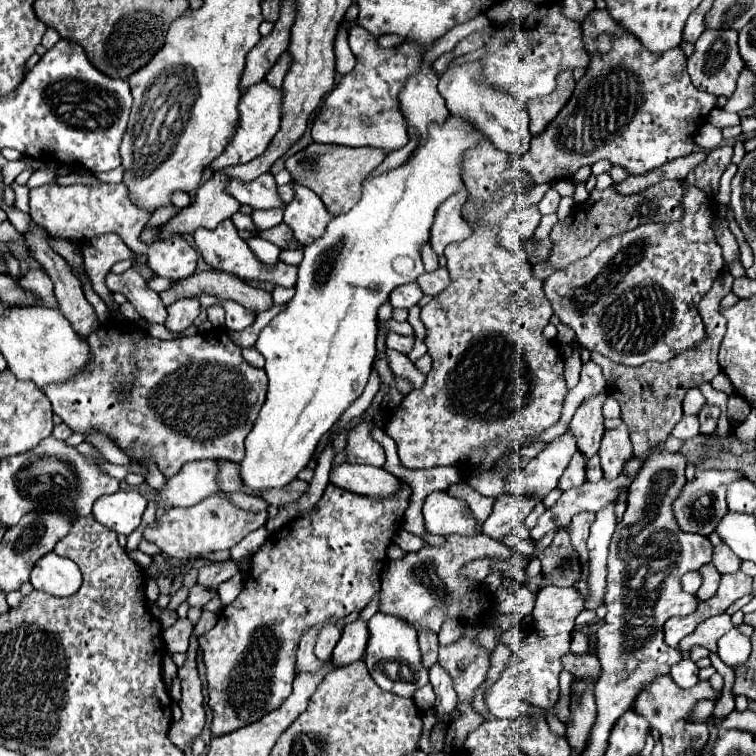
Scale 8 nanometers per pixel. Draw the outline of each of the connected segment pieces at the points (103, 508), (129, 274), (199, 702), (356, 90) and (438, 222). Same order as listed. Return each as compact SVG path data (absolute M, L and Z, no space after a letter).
M119 490L115 494L101 496L93 506L93 514L97 522L109 530L129 536L141 524L145 506L147 500L137 490Z
M129 268L123 274L113 274L109 272L105 276L105 286L111 292L121 292L127 296L127 300L135 306L139 316L147 322L165 322L167 308L163 306L159 294L147 286L143 276L139 274L137 268Z
M191 636L187 660L179 668L179 674L177 674L181 680L181 688L183 688L183 698L179 702L183 716L181 716L181 720L173 722L173 726L169 730L169 740L173 740L173 744L179 746L181 750L187 744L191 744L205 726L201 680L197 676L197 666L193 664L195 662L195 650L197 650L197 640L195 640L195 636Z
M479 14L477 18L455 26L449 30L443 38L439 38L427 54L421 54L413 44L401 44L389 50L383 50L377 46L377 38L369 34L361 26L353 26L349 32L349 46L353 54L357 56L357 66L341 78L341 82L327 94L321 110L317 112L313 124L311 124L311 136L315 142L321 144L339 144L339 146L371 146L381 148L387 154L393 150L403 148L409 142L407 126L403 120L403 114L399 110L399 92L405 80L411 72L417 72L417 66L435 62L441 54L455 48L459 40L469 36L471 32L483 28L485 24L491 24L485 14Z
M463 186L457 194L447 198L439 206L433 228L431 228L431 246L437 252L437 256L443 254L447 244L465 240L473 232L473 228L461 218L461 206L467 202L467 196L469 196L469 192Z

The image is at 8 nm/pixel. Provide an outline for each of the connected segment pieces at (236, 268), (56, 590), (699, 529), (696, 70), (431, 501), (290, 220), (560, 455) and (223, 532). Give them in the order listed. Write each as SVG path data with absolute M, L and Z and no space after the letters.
M223 220L217 228L213 230L205 230L205 228L197 228L193 232L195 244L203 256L203 260L221 272L229 272L241 280L261 280L261 282L273 282L275 286L283 286L283 288L293 288L297 282L297 266L289 266L285 262L277 262L275 266L265 266L249 248L249 244L239 236L235 224L231 220Z
M49 552L37 566L33 566L31 584L35 590L45 592L49 596L71 596L81 588L83 576L81 570L71 562L69 558L57 556L55 552Z
M711 468L711 470L697 470L695 478L691 482L685 482L679 496L673 500L673 514L683 532L691 534L703 534L709 536L717 522L727 514L727 502L725 502L725 490L727 484L733 478L743 478L743 474L729 470L729 468Z
M707 30L695 44L695 54L689 58L687 72L697 90L715 94L715 96L731 96L737 88L737 78L743 70L741 56L737 54L737 32L735 30Z
M431 492L423 502L423 518L425 528L431 534L449 536L475 536L477 522L465 500L453 498L447 492Z
M295 184L295 200L285 206L283 218L293 232L293 238L301 246L309 246L313 240L325 234L325 228L331 220L333 214L325 208L321 198L315 192Z
M567 430L565 434L557 436L553 442L549 442L543 452L539 452L523 470L519 470L505 488L503 494L537 494L547 496L553 488L557 488L557 482L565 468L569 466L571 456L577 452L577 444L573 434Z
M217 492L217 496L205 498L197 506L169 508L161 518L157 518L155 522L151 522L145 528L143 538L147 542L153 542L155 546L159 546L159 550L163 554L167 554L169 558L187 562L189 558L205 556L205 554L217 552L217 550L231 550L249 532L261 528L265 524L265 520L267 520L267 512L259 512L259 514L245 512L241 508L235 508L231 502L225 500L225 496L221 492Z

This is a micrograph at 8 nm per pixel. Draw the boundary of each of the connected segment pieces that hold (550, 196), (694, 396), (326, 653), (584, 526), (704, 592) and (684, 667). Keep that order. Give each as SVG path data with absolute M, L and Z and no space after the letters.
M549 190L549 192L543 196L543 200L537 204L537 208L539 208L539 212L541 212L543 216L545 216L545 214L553 214L553 212L557 212L559 200L561 200L561 196L559 196L555 190Z
M690 388L683 400L682 408L684 415L697 415L701 411L701 406L705 404L706 399L699 388Z
M329 624L329 626L323 626L317 634L317 642L315 642L315 654L317 658L321 660L329 660L331 658L331 652L335 648L335 642L341 638L341 626L335 626L335 624Z
M579 512L579 514L573 518L571 526L569 526L571 542L573 542L575 550L577 550L579 556L581 556L581 562L583 562L583 576L581 576L581 580L575 584L575 588L581 590L583 596L585 596L585 590L583 590L583 588L585 588L585 574L587 574L587 562L585 562L585 538L589 536L589 528L591 528L593 520L595 520L595 512Z
M713 564L703 566L699 572L701 572L701 576L703 576L703 586L701 586L699 592L697 592L697 598L699 598L699 600L709 600L709 598L713 598L713 596L717 594L721 574L717 572L717 568L715 568Z
M683 658L677 666L673 666L671 670L671 678L679 688L693 688L699 682L699 668L695 666L693 660Z

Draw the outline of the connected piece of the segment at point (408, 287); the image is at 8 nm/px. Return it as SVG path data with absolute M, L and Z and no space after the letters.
M409 282L405 286L397 286L391 294L389 294L389 302L393 308L411 308L421 300L423 292L419 288L417 282Z

